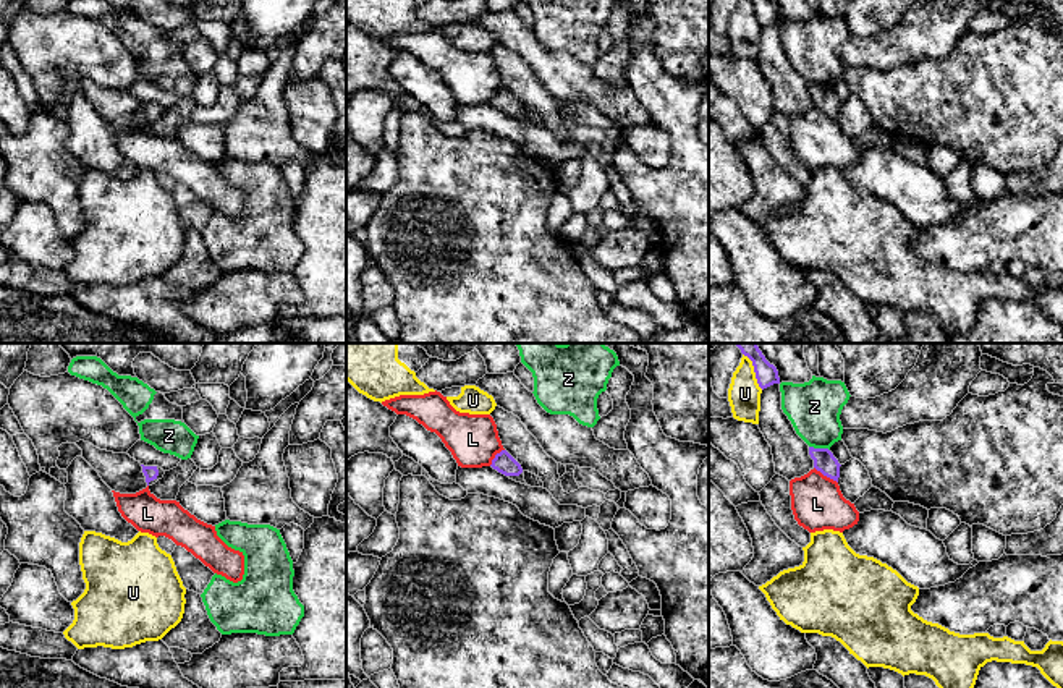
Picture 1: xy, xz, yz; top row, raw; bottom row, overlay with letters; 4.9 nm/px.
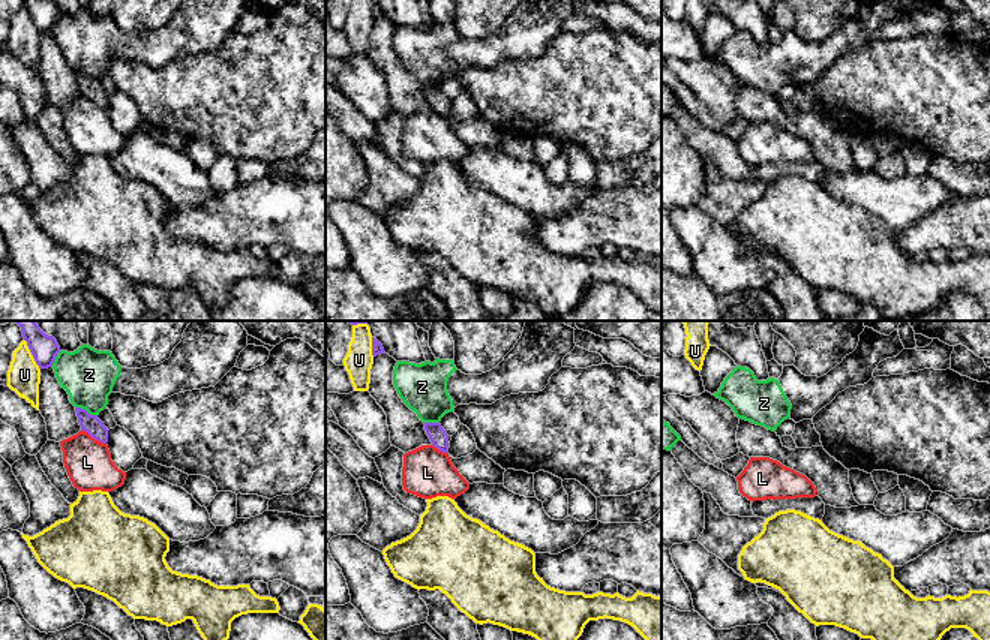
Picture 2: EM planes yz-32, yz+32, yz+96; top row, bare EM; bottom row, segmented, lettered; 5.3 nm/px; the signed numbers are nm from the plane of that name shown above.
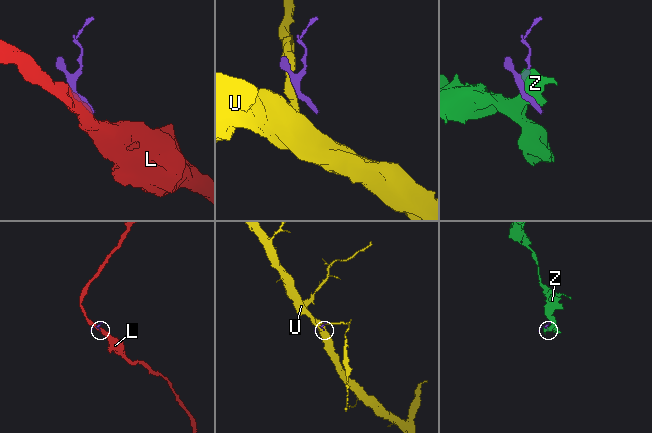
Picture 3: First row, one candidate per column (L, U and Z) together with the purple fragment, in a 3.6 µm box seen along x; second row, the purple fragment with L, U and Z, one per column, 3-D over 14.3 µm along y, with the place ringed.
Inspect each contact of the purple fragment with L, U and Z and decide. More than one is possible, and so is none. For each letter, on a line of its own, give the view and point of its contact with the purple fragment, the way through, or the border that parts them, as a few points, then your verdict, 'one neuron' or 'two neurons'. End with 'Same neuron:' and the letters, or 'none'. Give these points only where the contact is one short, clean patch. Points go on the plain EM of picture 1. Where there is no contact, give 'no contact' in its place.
L: contact yz (825, 112); border yz (814, 104), (837, 120); two neurons
U: contact yz (756, 13); two neurons
Z: contact yz (819, 86); two neurons
Same neuron: none

